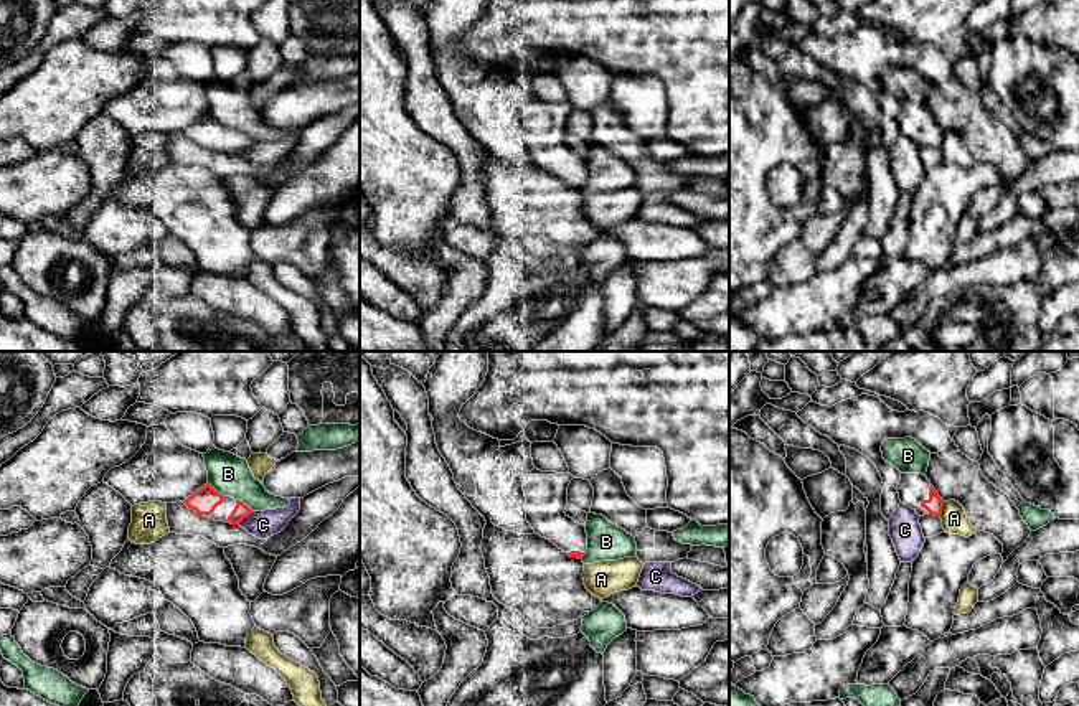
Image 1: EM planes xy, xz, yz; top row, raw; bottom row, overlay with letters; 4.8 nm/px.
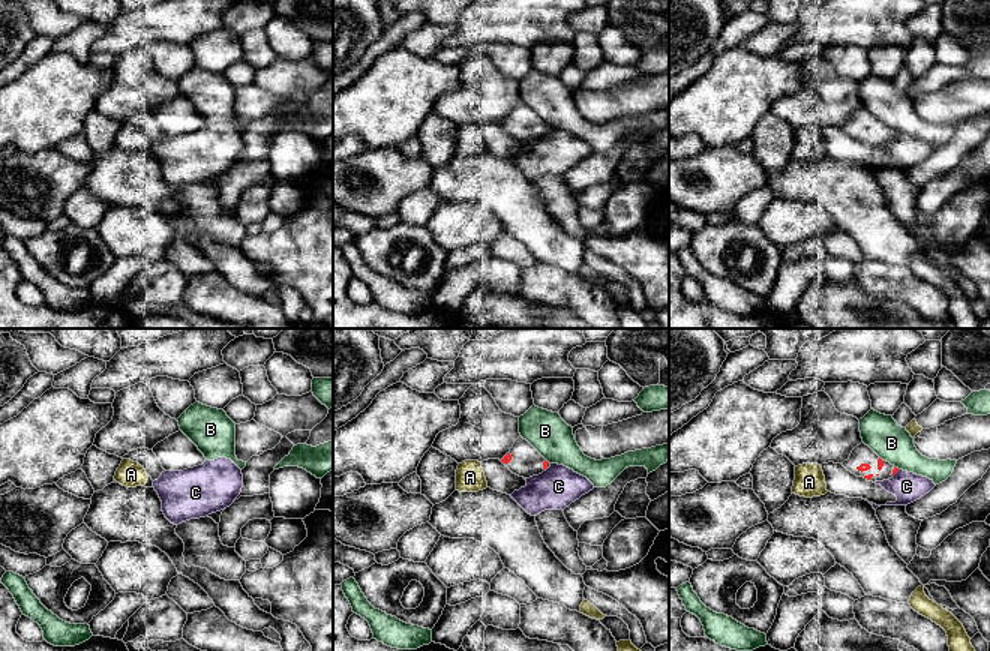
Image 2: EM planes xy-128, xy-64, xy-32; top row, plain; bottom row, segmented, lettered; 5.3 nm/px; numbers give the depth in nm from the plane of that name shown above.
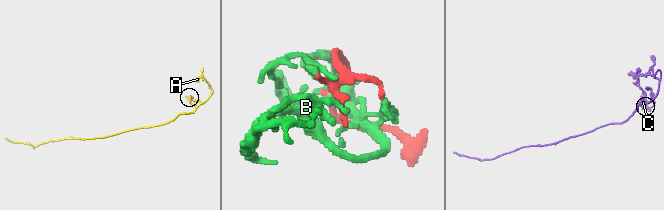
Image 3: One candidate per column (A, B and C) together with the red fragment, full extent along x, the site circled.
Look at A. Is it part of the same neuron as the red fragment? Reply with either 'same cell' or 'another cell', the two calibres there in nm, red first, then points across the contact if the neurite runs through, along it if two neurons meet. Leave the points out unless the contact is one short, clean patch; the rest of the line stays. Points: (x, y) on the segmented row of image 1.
another cell; calibres 80 and 130 nm; border yz (944, 502), (939, 515)

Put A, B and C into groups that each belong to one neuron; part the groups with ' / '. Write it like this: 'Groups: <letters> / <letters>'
Groups: A / B / C

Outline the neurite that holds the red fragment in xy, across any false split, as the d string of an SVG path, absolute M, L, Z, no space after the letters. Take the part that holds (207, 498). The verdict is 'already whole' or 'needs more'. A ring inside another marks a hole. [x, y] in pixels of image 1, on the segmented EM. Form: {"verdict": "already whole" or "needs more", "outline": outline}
{"verdict": "needs more", "outline": "M210 483L196 490L183 503L195 510L198 515L231 525L239 525L246 516L252 513L247 505L218 493Z"}

